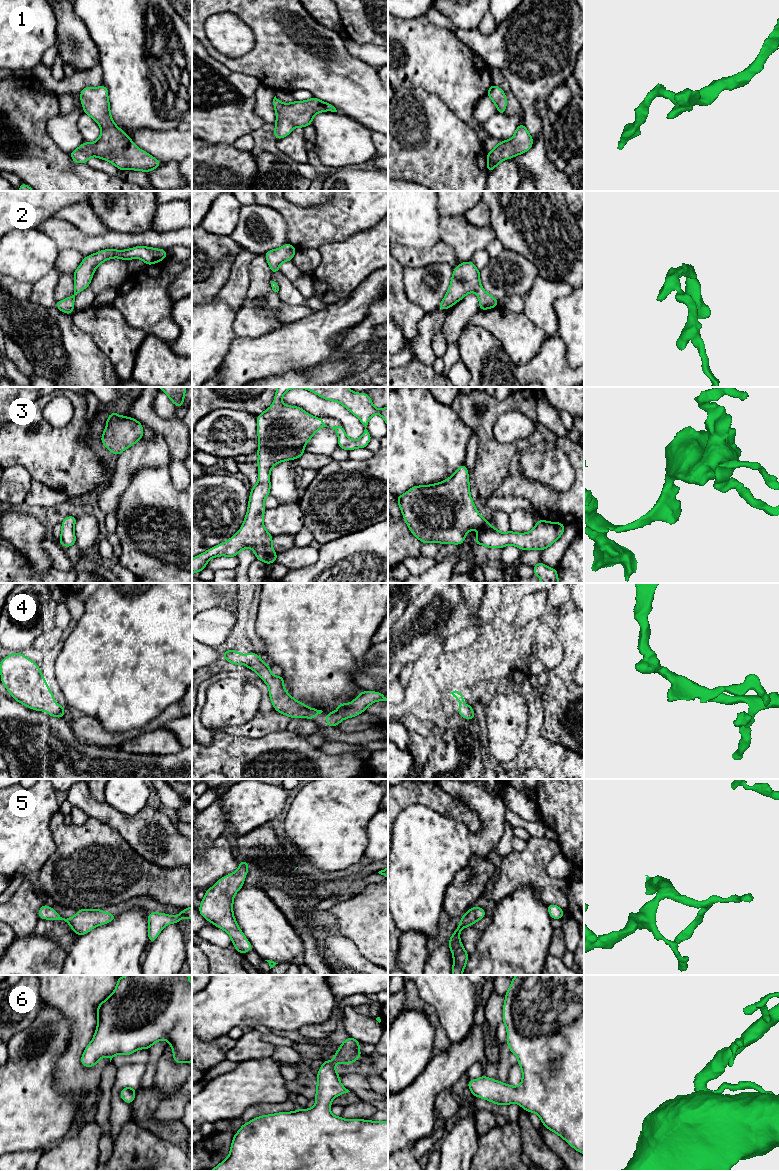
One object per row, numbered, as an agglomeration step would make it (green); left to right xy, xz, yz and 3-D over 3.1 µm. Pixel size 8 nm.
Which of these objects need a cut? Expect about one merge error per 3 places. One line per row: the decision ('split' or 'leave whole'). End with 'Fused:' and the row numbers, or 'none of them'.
1: leave whole
2: leave whole
3: leave whole
4: leave whole
5: leave whole
6: leave whole
Fused: none of them

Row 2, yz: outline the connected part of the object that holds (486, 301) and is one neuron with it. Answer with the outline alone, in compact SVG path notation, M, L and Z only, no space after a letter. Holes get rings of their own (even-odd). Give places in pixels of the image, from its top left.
M472 261L460 263L453 270L449 289L439 304L439 310L446 310L462 300L468 293L475 292L479 298L479 310L497 307L500 303L485 292L480 283L480 270Z

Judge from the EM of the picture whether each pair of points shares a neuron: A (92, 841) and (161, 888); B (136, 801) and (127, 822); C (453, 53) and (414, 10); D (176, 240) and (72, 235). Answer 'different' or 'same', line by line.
A: same
B: different
C: different
D: same

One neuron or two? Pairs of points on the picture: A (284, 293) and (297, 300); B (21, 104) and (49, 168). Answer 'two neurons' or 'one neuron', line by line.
A: one neuron
B: one neuron

